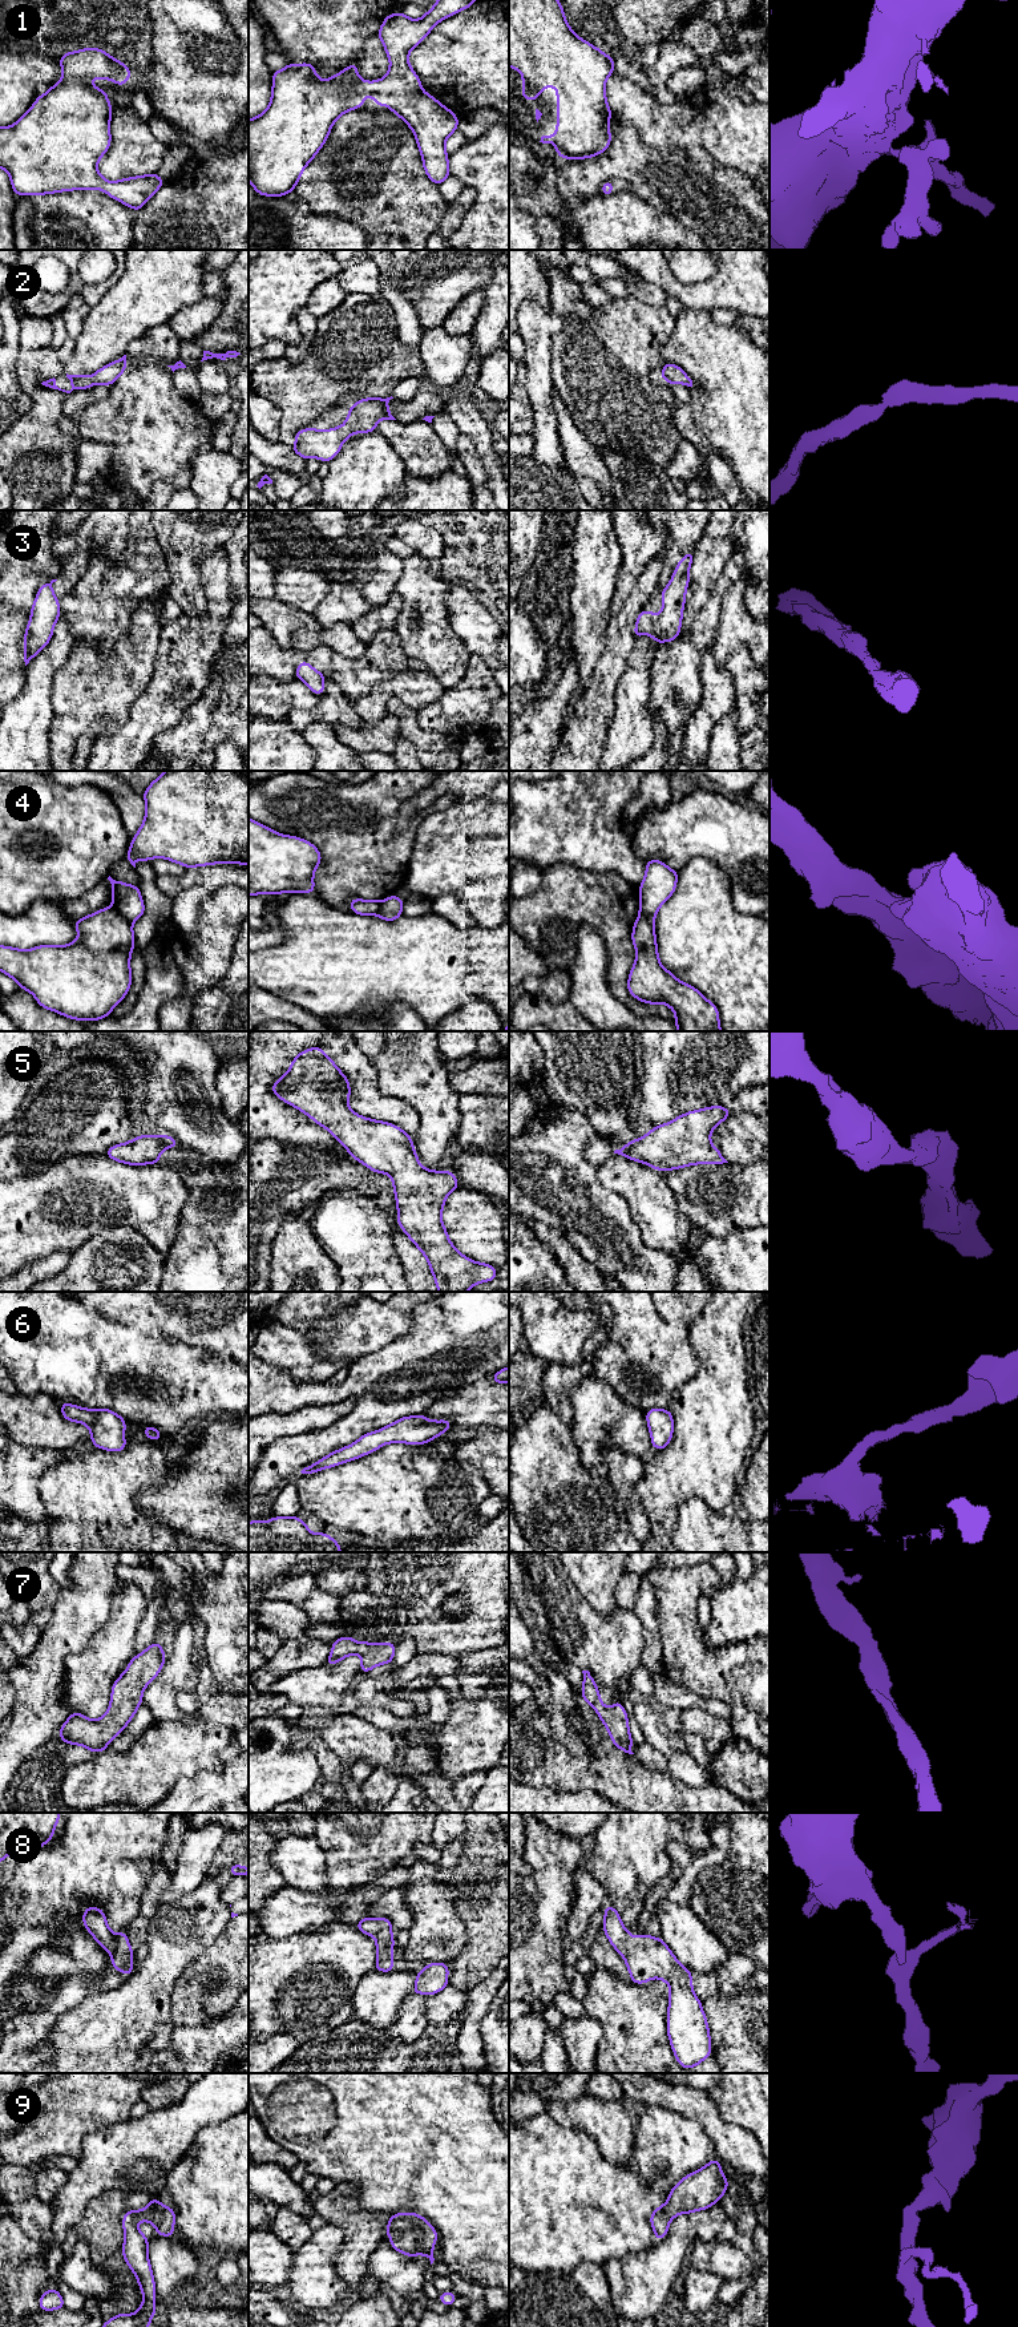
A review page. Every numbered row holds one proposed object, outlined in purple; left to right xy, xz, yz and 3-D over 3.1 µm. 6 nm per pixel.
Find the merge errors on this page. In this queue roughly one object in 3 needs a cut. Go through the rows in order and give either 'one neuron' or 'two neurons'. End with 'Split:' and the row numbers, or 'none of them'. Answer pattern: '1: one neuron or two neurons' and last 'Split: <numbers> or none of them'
1: one neuron
2: one neuron
3: one neuron
4: two neurons
5: one neuron
6: one neuron
7: one neuron
8: one neuron
9: one neuron
Split: 4

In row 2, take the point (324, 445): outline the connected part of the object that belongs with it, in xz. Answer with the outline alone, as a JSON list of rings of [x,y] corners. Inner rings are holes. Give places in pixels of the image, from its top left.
[[[368,397],[356,401],[350,407],[346,423],[338,428],[327,431],[319,431],[316,428],[300,429],[295,433],[295,445],[291,447],[292,451],[306,461],[314,456],[320,461],[330,462],[336,455],[339,455],[342,444],[354,432],[375,432],[379,420],[396,420],[387,407],[391,399],[393,397]]]

